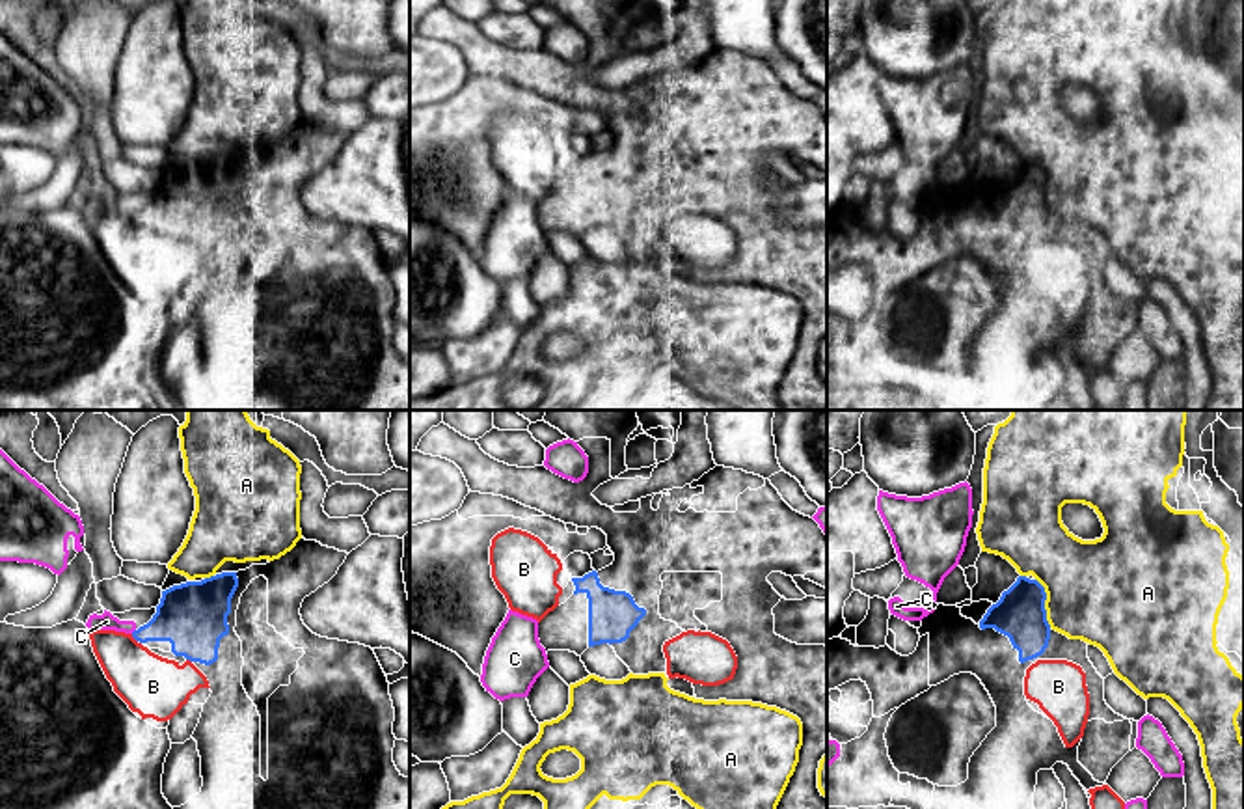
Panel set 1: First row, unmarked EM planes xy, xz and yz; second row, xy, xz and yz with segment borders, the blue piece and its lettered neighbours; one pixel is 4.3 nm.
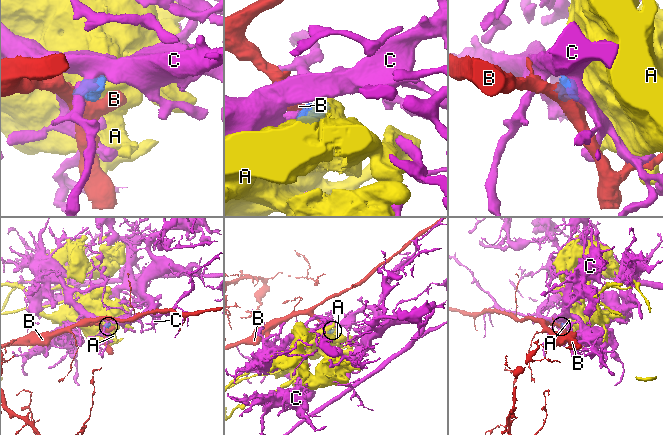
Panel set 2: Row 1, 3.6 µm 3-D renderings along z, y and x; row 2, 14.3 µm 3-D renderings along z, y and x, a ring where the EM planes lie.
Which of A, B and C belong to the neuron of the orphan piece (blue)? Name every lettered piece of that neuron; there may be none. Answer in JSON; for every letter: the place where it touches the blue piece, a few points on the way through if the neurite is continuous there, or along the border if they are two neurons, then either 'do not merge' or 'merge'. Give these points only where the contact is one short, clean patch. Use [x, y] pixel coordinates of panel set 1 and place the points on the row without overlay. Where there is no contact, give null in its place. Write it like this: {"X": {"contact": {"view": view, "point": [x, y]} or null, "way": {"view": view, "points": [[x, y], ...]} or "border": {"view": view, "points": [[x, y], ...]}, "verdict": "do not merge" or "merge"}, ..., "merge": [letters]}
{"A": {"contact": {"view": "yz", "point": [1043, 185]}, "border": {"view": "yz", "points": [[1036, 161], [1045, 176], [1045, 202], [1051, 209]]}, "verdict": "do not merge"}, "B": {"contact": {"view": "xy", "point": [133, 219]}, "verdict": "do not merge"}, "C": {"contact": null, "verdict": "do not merge"}, "merge": []}

